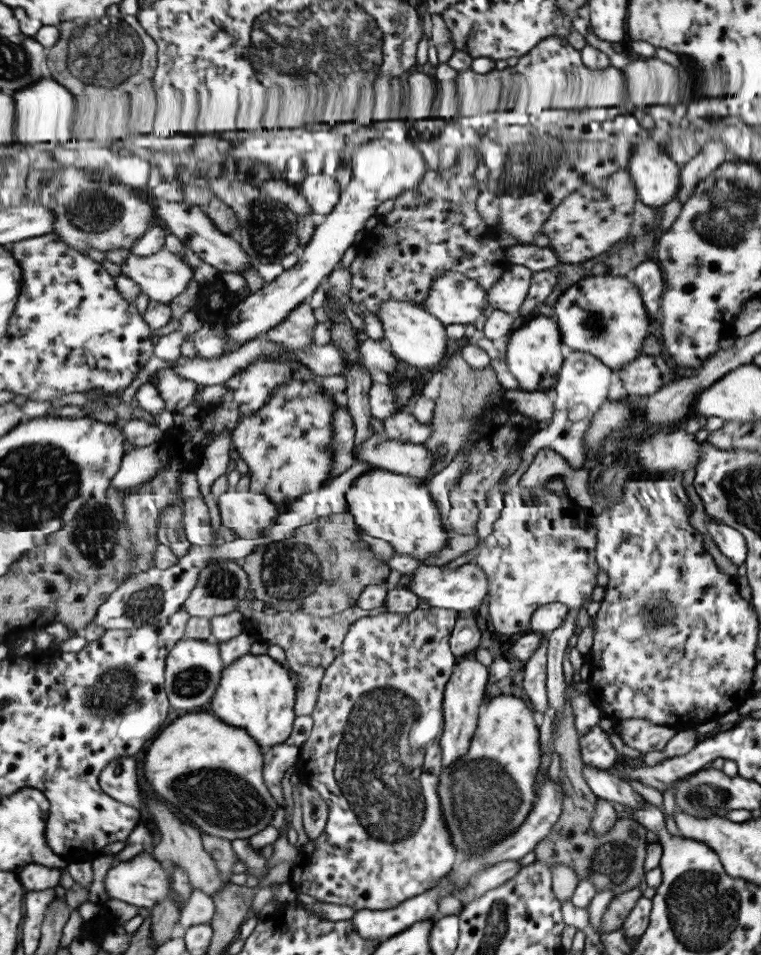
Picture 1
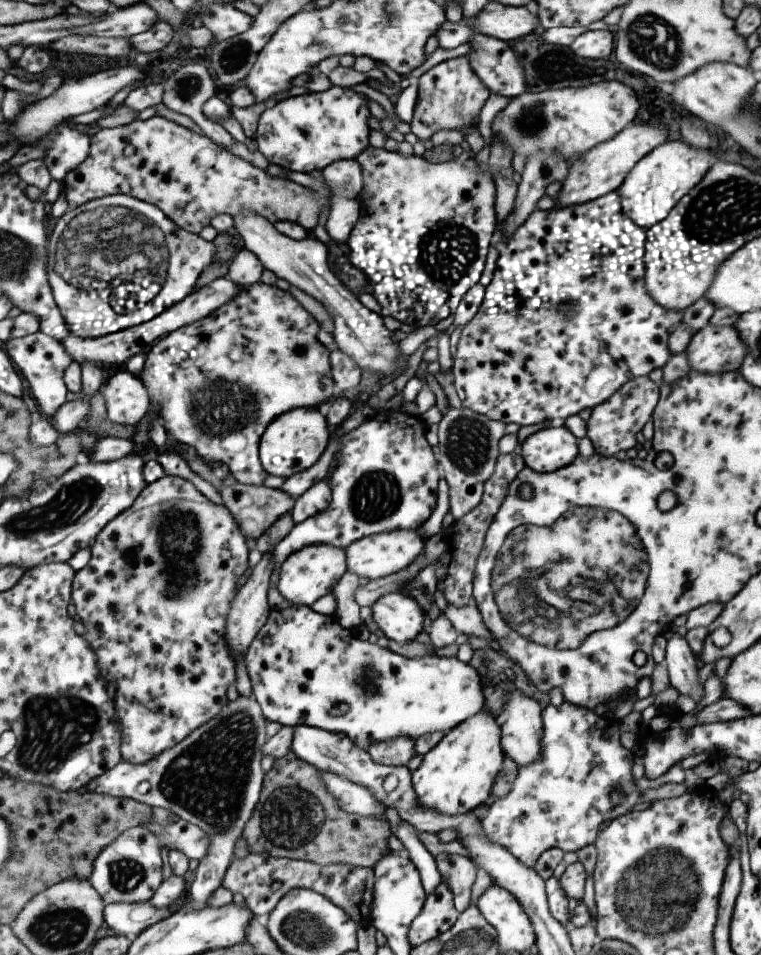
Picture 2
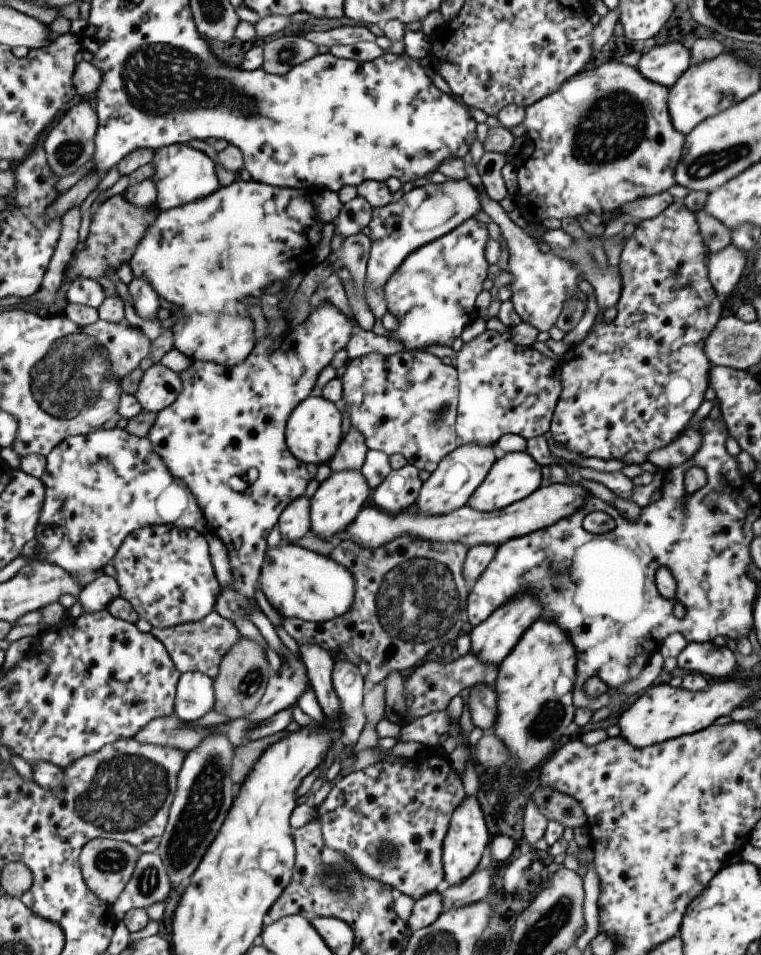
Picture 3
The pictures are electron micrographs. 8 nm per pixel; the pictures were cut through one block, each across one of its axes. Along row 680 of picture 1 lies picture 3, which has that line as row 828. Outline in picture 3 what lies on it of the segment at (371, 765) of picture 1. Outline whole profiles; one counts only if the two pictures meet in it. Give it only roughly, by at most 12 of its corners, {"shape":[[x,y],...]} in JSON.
{"shape":[[438,746],[338,777],[323,844],[414,902],[464,799]]}

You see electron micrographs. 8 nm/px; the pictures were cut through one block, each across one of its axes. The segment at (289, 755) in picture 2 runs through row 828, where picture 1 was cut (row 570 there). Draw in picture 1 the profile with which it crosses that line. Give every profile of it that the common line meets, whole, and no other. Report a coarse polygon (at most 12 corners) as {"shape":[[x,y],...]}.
{"shape":[[349,512],[240,561],[276,611],[326,617],[390,568],[360,553]]}

